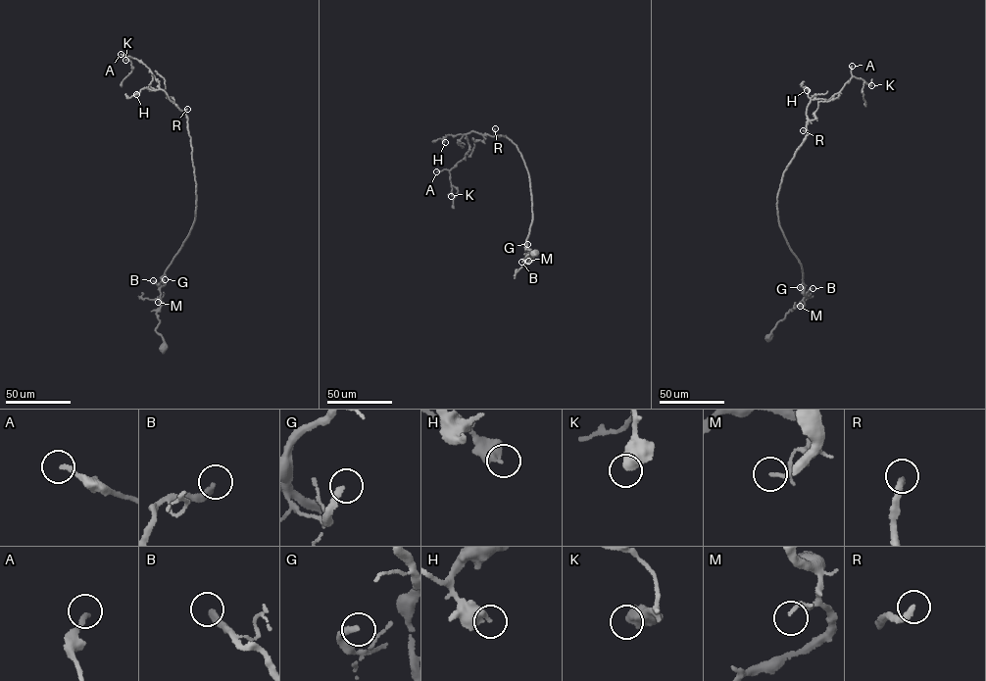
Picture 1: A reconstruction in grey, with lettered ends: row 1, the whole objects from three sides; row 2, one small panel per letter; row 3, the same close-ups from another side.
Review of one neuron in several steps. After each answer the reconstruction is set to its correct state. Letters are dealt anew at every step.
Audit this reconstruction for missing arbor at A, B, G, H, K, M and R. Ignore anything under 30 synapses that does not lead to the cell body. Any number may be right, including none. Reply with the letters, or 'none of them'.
B, R

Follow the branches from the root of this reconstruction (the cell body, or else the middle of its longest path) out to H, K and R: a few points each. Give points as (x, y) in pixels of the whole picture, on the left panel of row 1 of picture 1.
H: (164, 348), (155, 329), (162, 277), (193, 224), (196, 183), (186, 115), (162, 89), (143, 88), (136, 94)
K: (164, 348), (155, 329), (162, 277), (196, 214), (192, 150), (186, 115), (159, 89), (142, 62), (125, 60)
R: (164, 348), (163, 338), (155, 329), (162, 277), (188, 235), (196, 214), (187, 109)

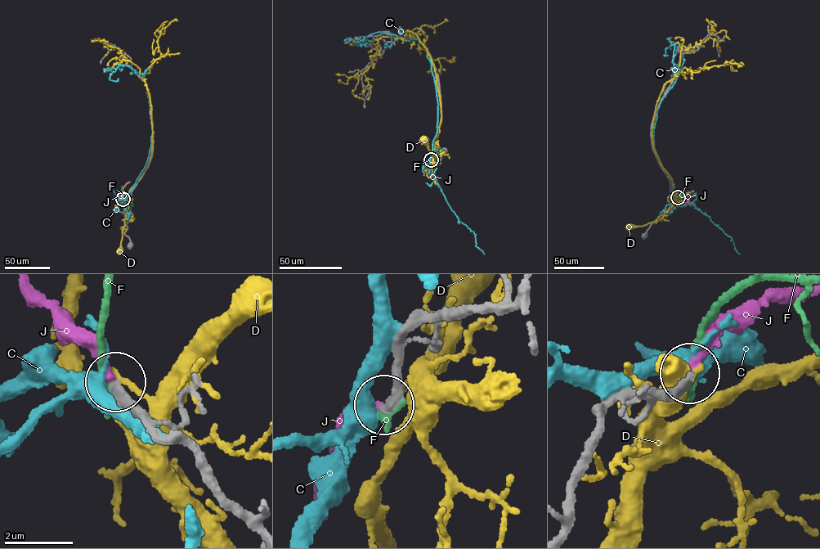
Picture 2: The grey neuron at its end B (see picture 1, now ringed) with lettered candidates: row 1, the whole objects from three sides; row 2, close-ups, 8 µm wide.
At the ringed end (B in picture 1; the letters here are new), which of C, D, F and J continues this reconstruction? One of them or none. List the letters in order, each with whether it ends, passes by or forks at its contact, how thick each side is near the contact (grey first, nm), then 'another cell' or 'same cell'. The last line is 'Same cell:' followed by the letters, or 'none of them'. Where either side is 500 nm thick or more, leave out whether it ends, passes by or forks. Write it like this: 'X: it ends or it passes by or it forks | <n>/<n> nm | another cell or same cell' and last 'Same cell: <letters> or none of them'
C: it forks | 280/420 nm | another cell
D: it ends | 320/160 nm | another cell
F: it ends | 360/280 nm | another cell
J: it ends | 280/240 nm | same cell
Same cell: J

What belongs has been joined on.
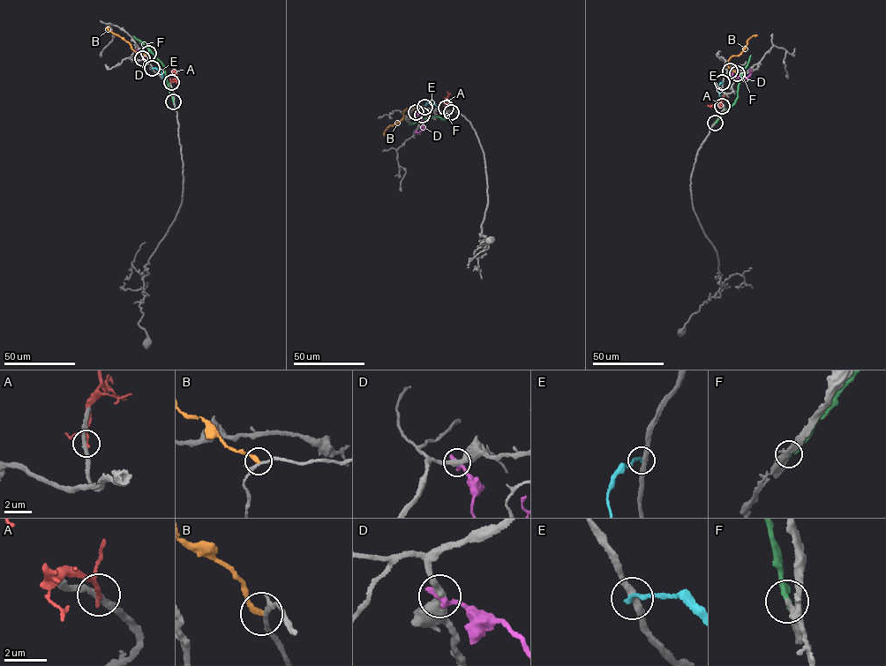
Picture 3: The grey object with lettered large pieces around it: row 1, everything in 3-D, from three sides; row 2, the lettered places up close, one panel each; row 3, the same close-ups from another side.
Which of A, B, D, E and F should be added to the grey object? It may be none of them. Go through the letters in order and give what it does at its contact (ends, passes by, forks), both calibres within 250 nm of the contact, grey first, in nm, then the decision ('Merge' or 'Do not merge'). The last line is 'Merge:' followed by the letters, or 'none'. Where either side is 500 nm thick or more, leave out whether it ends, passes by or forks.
A: It ends there. Thickness 280 nm (grey) against 240 nm. Do not merge
B: It ends there. Thickness 180 nm (grey) against 240 nm. Do not merge
D: It ends there. Thickness 360 nm (grey) against 320 nm. Do not merge
E: It ends there. Thickness 340 nm (grey) against 200 nm. Do not merge
F: It ends there. Thickness 320 nm (grey) against 380 nm. Merge
Merge: F

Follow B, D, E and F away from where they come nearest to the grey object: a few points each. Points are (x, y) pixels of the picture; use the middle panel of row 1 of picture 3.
B: (422, 115), (415, 108), (407, 108), (403, 111), (402, 119), (389, 125), (386, 134)
D: (416, 113), (422, 117), (423, 127), (419, 132), (415, 130)
E: (424, 107), (430, 102), (439, 106)
F: (451, 112), (445, 119), (435, 115), (409, 124)

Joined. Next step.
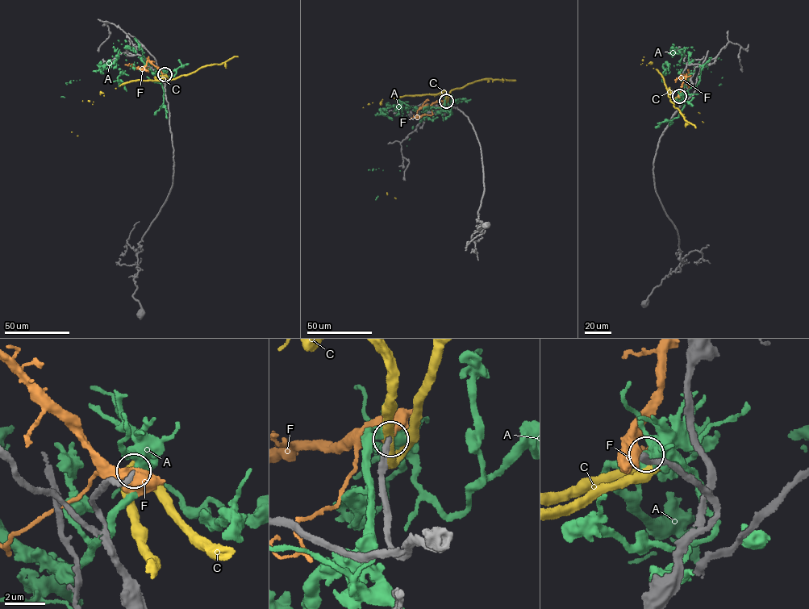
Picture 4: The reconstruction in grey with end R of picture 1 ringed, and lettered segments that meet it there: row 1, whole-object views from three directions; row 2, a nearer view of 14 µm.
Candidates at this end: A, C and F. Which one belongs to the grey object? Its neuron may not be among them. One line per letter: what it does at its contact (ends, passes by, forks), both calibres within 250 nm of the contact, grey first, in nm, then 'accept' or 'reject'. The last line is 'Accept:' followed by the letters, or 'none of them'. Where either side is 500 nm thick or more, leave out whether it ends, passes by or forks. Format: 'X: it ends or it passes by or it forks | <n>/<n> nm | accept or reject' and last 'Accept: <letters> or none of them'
A: 340/500 nm | reject
C: it passes by | 300/380 nm | reject
F: it forks | 340/380 nm | reject
Accept: none of them

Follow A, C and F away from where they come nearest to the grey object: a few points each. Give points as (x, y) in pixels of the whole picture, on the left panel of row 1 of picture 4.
A: (164, 74), (160, 80), (146, 67), (122, 71), (116, 68), (117, 57), (112, 64), (69, 82), (61, 97)
C: (164, 75), (165, 81), (125, 82), (89, 101), (82, 101), (77, 135)
F: (164, 75), (148, 61), (143, 68), (132, 66), (145, 70), (148, 67)

